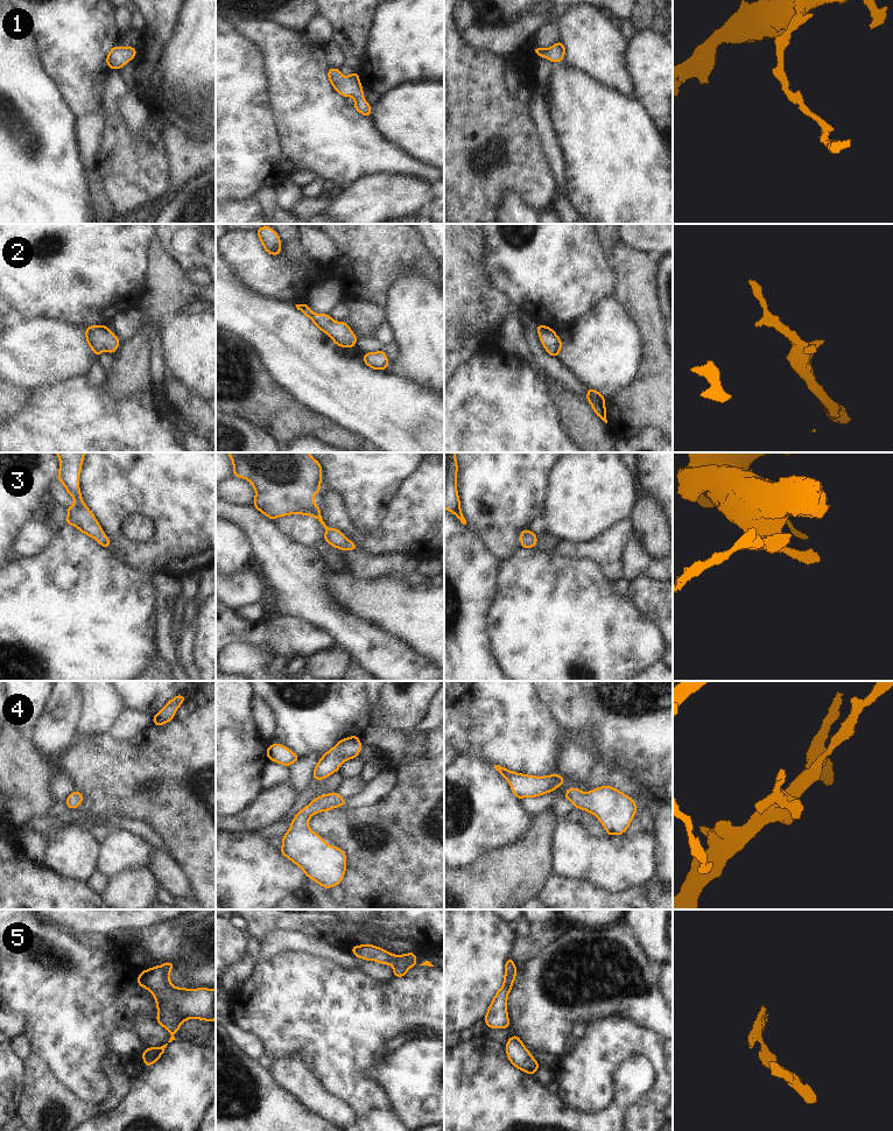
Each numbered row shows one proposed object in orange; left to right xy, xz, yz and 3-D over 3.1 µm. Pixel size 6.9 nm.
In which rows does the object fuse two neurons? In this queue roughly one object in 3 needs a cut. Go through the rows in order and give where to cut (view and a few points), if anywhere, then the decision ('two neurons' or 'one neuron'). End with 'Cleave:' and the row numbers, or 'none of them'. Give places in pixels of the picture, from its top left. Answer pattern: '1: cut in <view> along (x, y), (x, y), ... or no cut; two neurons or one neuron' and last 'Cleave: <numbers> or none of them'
1: no cut; one neuron
2: no cut; one neuron
3: no cut; one neuron
4: no cut; one neuron
5: no cut; one neuron
Cleave: none of them

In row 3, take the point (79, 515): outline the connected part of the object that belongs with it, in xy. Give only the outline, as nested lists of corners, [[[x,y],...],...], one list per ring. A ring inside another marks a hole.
[[[55,452],[59,459],[57,478],[64,485],[69,496],[76,503],[68,510],[66,525],[78,528],[82,533],[97,540],[104,548],[108,548],[111,540],[105,535],[94,514],[84,504],[79,489],[79,475],[85,452]]]

